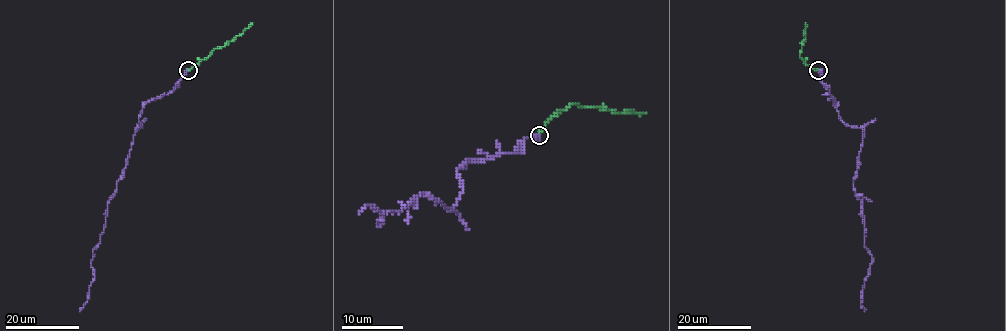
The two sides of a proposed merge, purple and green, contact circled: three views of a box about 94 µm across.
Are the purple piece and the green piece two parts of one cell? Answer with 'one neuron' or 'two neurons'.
two neurons

